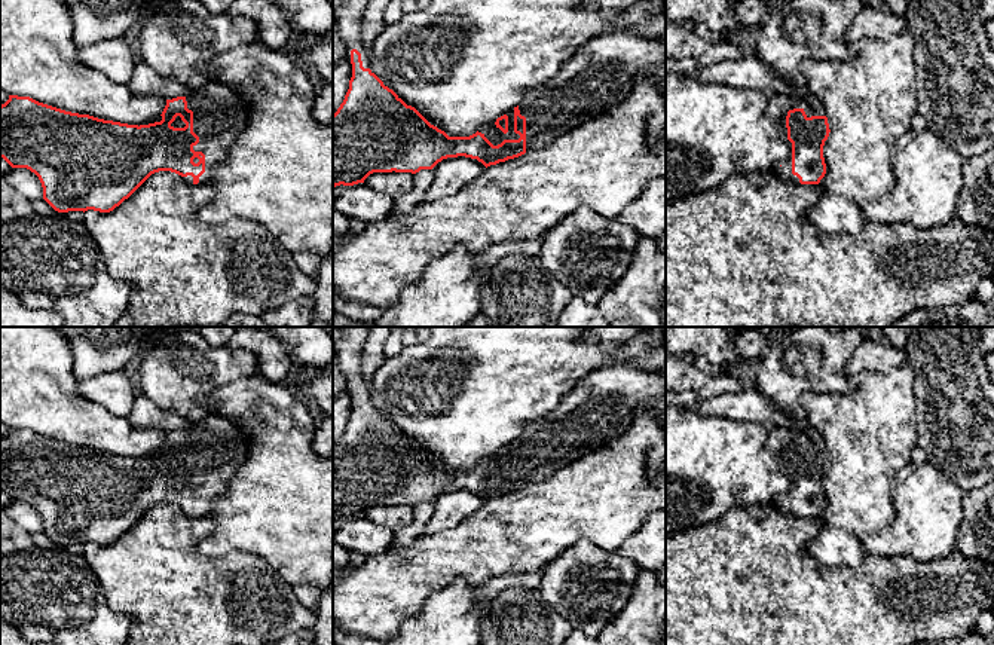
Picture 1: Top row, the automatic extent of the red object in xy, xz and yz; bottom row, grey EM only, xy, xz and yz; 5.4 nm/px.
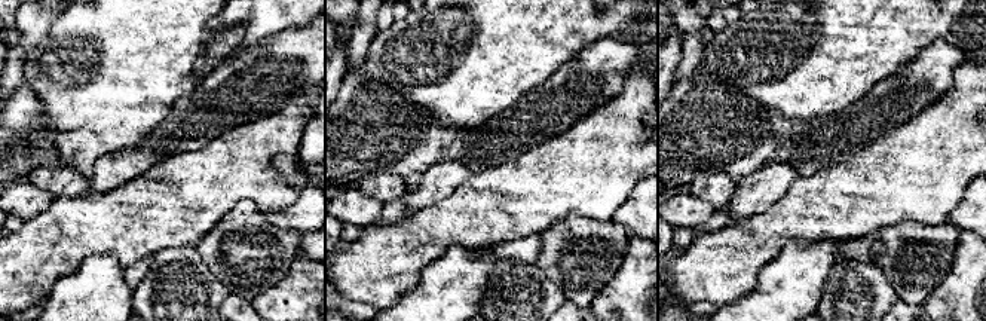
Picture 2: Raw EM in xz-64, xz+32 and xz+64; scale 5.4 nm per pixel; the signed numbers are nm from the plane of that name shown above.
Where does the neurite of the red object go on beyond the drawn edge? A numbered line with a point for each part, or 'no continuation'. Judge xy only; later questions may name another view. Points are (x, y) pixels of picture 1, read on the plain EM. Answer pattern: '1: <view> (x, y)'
1: xy (220, 446)

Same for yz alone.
1: yz (779, 439)

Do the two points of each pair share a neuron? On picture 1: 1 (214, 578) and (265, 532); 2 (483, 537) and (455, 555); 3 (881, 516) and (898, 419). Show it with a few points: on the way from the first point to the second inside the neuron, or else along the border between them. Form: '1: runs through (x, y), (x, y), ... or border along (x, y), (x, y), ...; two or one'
1: border along (210, 556), (251, 552), (259, 555), (274, 569); two
2: runs through (476, 544), (462, 553); one
3: runs through (877, 492), (877, 443); one

